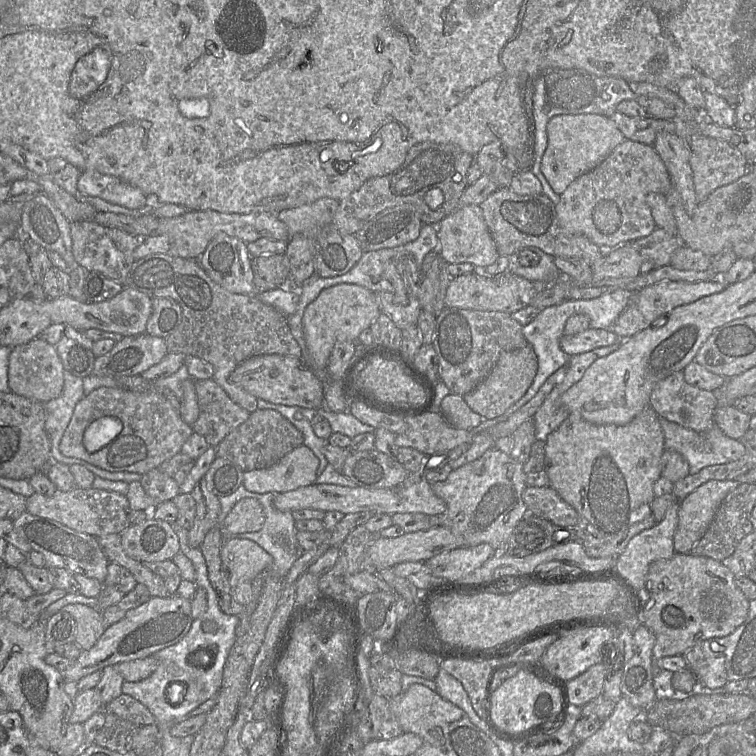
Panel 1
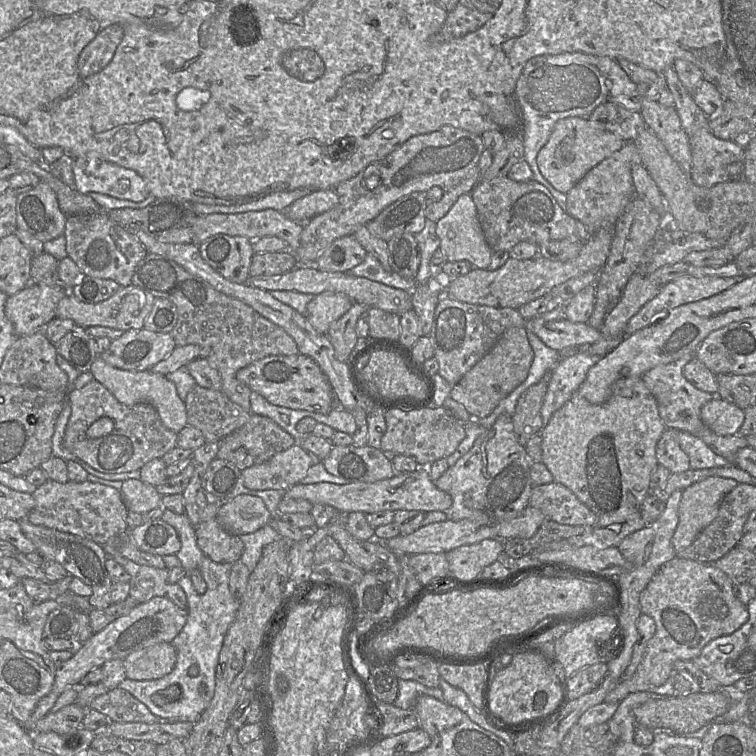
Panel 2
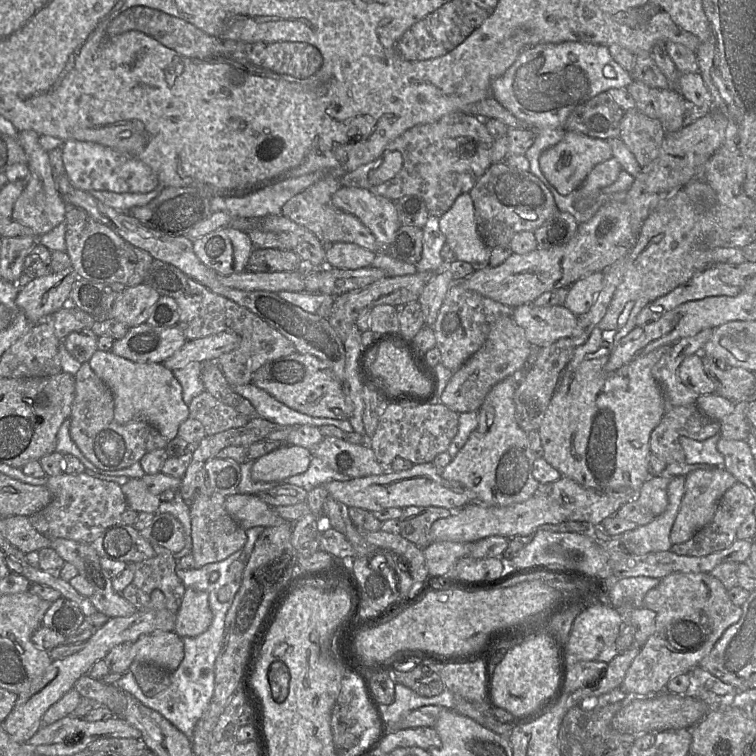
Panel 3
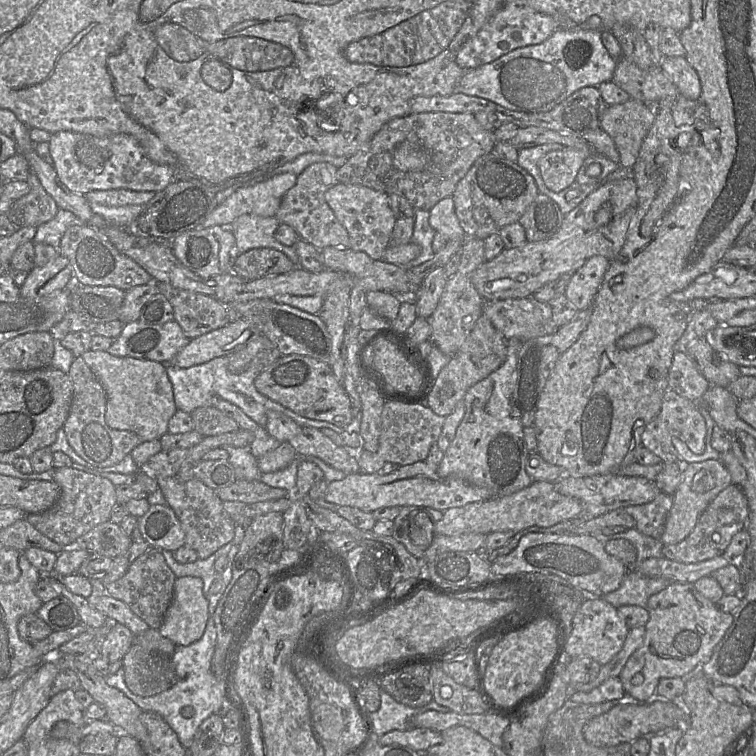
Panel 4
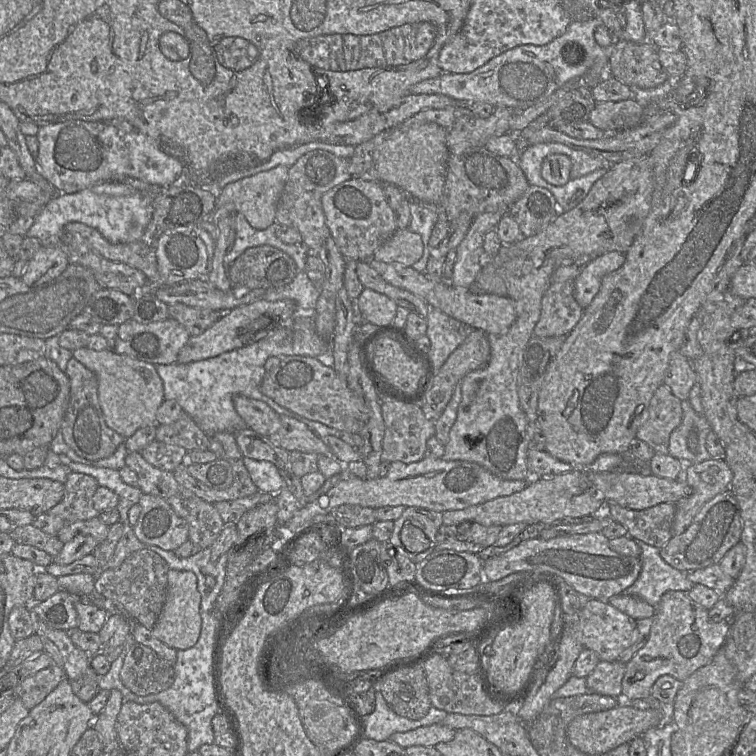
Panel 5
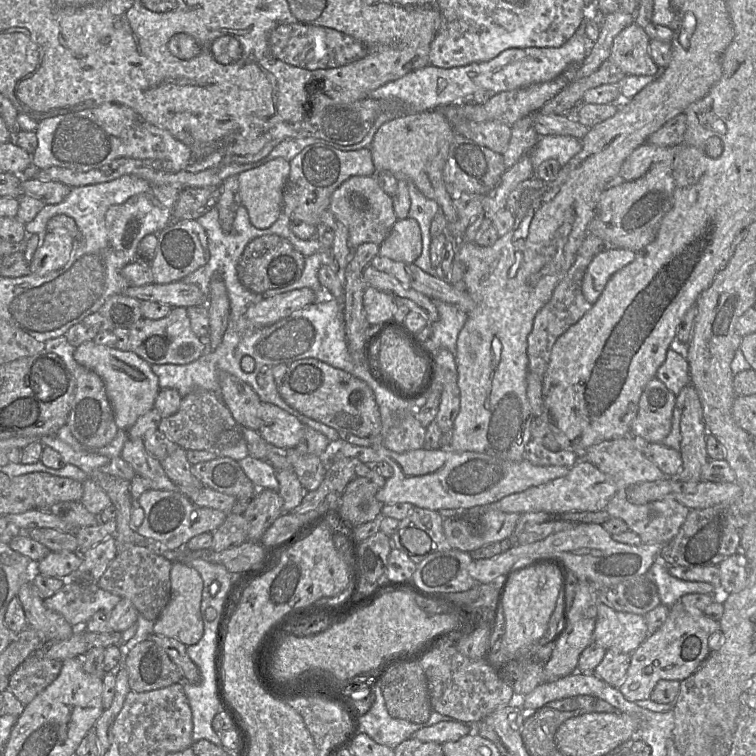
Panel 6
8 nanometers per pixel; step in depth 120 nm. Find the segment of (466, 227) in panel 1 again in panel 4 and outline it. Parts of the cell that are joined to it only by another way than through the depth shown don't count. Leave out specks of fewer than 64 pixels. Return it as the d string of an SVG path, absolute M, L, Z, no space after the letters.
M451 196L443 198L430 210L431 227L447 240L463 240L467 237L455 213L454 201Z

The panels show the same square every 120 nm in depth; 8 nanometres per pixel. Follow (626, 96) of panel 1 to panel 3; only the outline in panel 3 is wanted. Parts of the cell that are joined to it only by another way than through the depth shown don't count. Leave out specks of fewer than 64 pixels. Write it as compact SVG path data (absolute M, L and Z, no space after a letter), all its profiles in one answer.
M566 41L561 43L536 44L526 48L519 54L511 67L502 76L494 79L491 83L491 96L505 109L522 121L528 129L535 133L536 138L534 143L524 154L529 161L529 172L536 176L551 192L557 208L571 214L579 224L591 219L604 202L609 200L623 200L623 194L628 191L633 184L634 177L622 169L617 180L612 185L601 190L598 202L583 211L579 211L574 207L575 192L561 195L541 172L539 167L539 157L544 150L556 145L562 140L565 135L564 124L568 116L576 107L599 93L606 93L609 89L626 89L632 81L633 78L631 74L624 70L624 68L611 57L606 46Z

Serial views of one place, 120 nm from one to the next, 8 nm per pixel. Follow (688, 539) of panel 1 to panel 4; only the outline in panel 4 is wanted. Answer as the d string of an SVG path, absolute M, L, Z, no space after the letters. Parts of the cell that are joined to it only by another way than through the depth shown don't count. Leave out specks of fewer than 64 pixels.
M721 459L682 465L682 480L673 495L672 507L660 536L663 545L677 544L685 539L692 532L700 515L710 502L732 484L731 475Z

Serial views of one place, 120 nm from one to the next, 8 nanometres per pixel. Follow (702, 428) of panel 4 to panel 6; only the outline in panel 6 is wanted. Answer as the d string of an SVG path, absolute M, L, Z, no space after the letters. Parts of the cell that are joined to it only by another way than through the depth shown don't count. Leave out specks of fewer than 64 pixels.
M656 376L644 387L630 429L647 443L660 443L671 429L676 395Z

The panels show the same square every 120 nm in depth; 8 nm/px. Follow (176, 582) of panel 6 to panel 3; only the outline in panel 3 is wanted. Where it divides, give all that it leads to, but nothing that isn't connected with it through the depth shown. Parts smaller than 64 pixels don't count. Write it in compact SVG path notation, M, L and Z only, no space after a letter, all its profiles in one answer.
M186 588L181 606L176 614L174 632L182 637L197 637L213 621L209 595L204 591Z

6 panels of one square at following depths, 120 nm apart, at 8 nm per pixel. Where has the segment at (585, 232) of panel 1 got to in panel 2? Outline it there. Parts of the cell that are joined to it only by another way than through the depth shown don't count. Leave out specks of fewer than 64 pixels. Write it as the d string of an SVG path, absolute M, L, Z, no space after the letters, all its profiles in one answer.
M633 142L590 169L567 193L566 212L582 222L589 230L613 227L626 205L635 196L631 175L632 166L641 163L641 157Z

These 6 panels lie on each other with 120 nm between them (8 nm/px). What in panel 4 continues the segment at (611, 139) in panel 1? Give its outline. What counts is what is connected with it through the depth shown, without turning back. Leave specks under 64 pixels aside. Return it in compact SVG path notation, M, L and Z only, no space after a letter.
M565 147L543 155L538 161L541 177L553 192L560 192L575 182L584 160L593 152L591 147Z

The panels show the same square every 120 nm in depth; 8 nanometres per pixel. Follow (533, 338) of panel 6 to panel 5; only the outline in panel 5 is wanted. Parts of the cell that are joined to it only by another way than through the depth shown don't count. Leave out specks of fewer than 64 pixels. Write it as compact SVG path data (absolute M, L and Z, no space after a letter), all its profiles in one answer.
M574 280L552 283L542 297L540 317L533 335L566 337L580 321L583 312L574 297Z

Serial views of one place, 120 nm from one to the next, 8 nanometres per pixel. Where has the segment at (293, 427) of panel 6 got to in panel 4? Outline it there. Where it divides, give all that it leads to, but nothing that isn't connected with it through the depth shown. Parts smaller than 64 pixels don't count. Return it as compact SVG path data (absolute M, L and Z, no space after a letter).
M303 426L302 431L291 438L288 443L298 455L318 457L346 475L360 472L358 455L350 455L343 447L337 446L317 428Z

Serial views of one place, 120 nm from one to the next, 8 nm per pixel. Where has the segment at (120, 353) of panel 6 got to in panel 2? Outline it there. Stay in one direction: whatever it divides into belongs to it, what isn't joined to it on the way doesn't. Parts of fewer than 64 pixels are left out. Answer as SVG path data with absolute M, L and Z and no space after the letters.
M100 355L92 363L90 372L94 379L107 388L120 403L126 406L138 403L152 405L157 410L164 425L173 432L178 433L187 425L185 403L178 396L175 384L168 380L165 375L151 370L129 371L118 369L107 364Z

